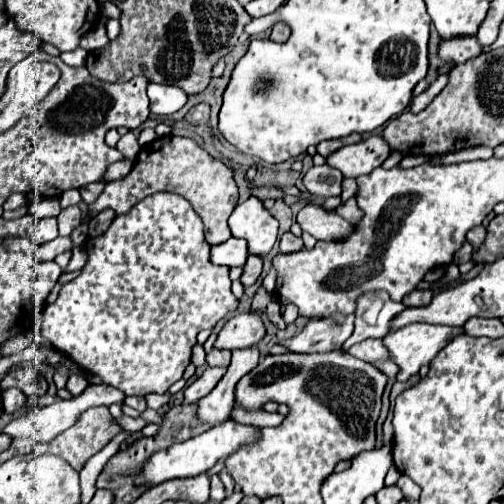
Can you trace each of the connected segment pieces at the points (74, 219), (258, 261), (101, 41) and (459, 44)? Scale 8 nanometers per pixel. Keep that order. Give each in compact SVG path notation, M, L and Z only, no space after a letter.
M71 205L67 209L63 209L59 215L57 215L57 221L59 221L59 235L71 235L73 229L77 229L81 225L81 207L79 205Z
M249 255L247 263L245 263L245 267L243 267L243 275L241 275L241 283L243 283L245 287L253 285L253 283L259 279L259 275L261 275L261 265L263 265L263 259L261 259L259 255Z
M97 25L93 31L85 33L83 39L81 39L81 47L85 51L95 51L95 49L103 49L109 45L109 37L107 37L107 31L103 25Z
M461 35L461 37L451 37L451 39L441 39L439 43L439 59L443 63L465 63L471 57L481 55L483 45L475 35Z

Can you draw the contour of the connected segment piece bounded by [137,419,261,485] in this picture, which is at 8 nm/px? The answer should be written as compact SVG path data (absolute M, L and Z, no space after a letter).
M233 419L219 423L215 427L211 427L209 431L191 437L183 443L175 443L169 449L157 451L153 457L149 457L149 461L143 467L143 473L137 477L137 485L157 485L169 479L181 479L181 477L195 477L201 473L207 473L219 459L227 459L231 457L237 449L241 449L243 445L253 445L261 439L261 427L255 425L241 425Z

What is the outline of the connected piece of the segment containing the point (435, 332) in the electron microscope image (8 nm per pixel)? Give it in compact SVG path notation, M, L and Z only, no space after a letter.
M413 323L405 325L399 331L383 339L393 361L399 365L397 381L409 381L419 373L423 365L429 365L431 359L457 335L463 335L463 327L449 325L425 325Z

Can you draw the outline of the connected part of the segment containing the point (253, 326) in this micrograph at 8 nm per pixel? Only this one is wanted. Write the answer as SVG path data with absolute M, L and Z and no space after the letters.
M237 313L219 331L217 349L241 349L255 347L265 337L265 325L255 313Z

